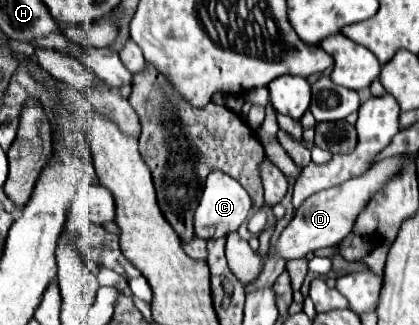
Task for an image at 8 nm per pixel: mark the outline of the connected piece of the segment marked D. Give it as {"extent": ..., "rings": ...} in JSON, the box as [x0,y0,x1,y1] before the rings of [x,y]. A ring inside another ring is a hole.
{"extent":[274,156,402,260],"rings":[[[392,156],[392,158],[380,160],[374,164],[372,172],[368,172],[360,178],[352,178],[336,188],[328,188],[324,192],[310,196],[296,210],[292,222],[282,230],[280,238],[276,240],[274,256],[282,258],[282,260],[292,260],[292,258],[304,258],[318,248],[336,246],[344,236],[348,236],[352,232],[354,220],[360,214],[360,208],[364,208],[364,204],[372,196],[372,192],[376,192],[376,188],[380,188],[380,184],[384,184],[384,180],[388,180],[388,176],[392,176],[400,168],[400,160],[402,160],[402,156]]]}

